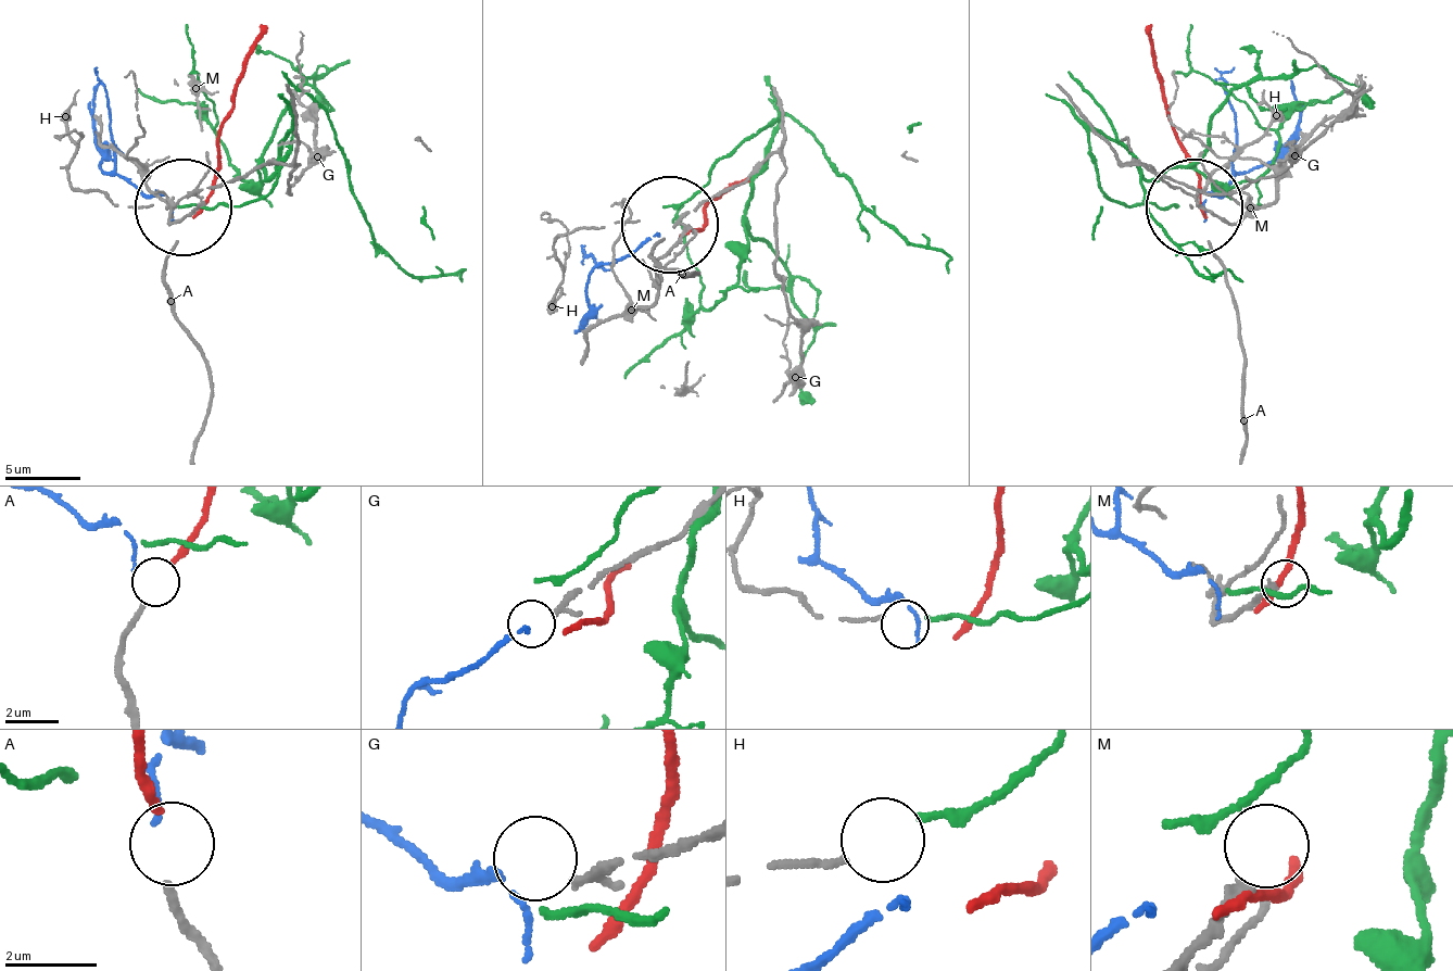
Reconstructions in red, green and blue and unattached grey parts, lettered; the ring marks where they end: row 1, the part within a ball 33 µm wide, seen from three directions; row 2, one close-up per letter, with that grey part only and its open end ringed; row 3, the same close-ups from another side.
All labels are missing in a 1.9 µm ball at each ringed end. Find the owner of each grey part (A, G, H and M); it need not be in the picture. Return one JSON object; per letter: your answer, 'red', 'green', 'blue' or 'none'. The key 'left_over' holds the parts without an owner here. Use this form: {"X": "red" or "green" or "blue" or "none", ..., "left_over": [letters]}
{"A": "red", "G": "blue", "H": "green", "M": "none", "left_over": ["M"]}

